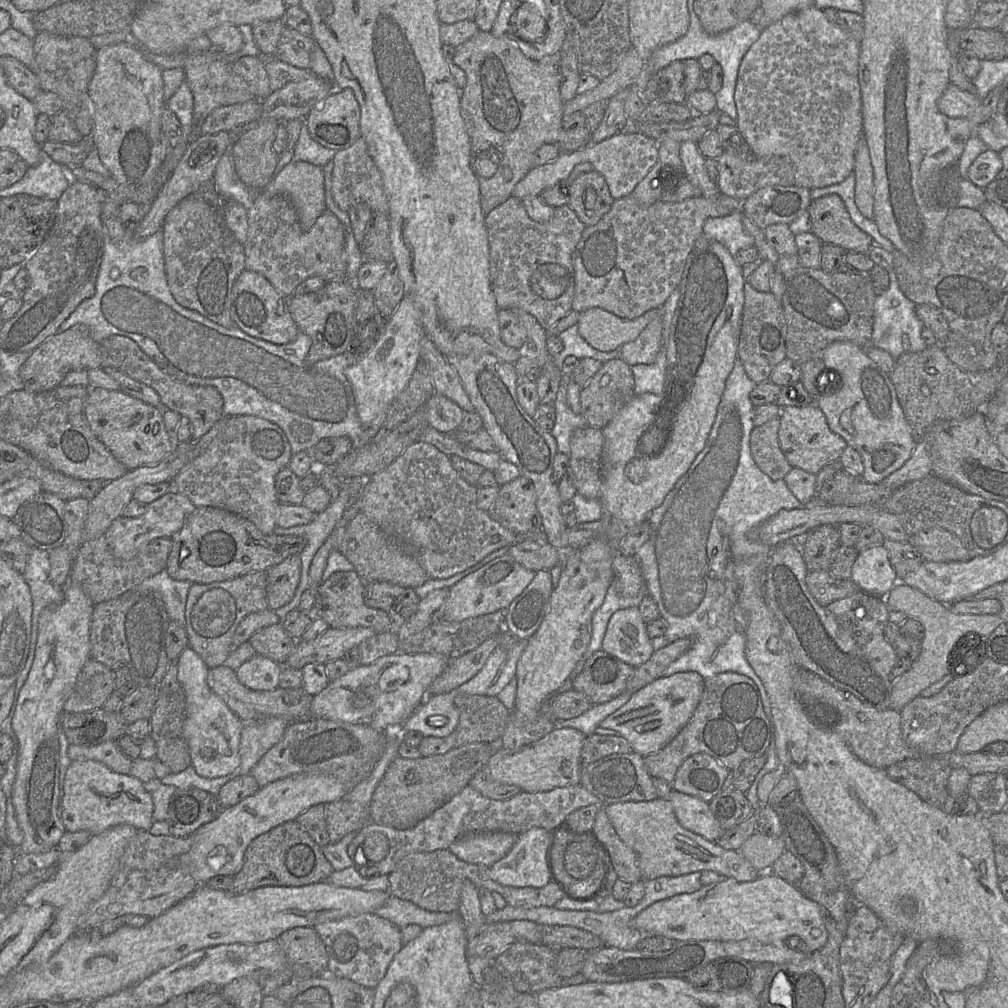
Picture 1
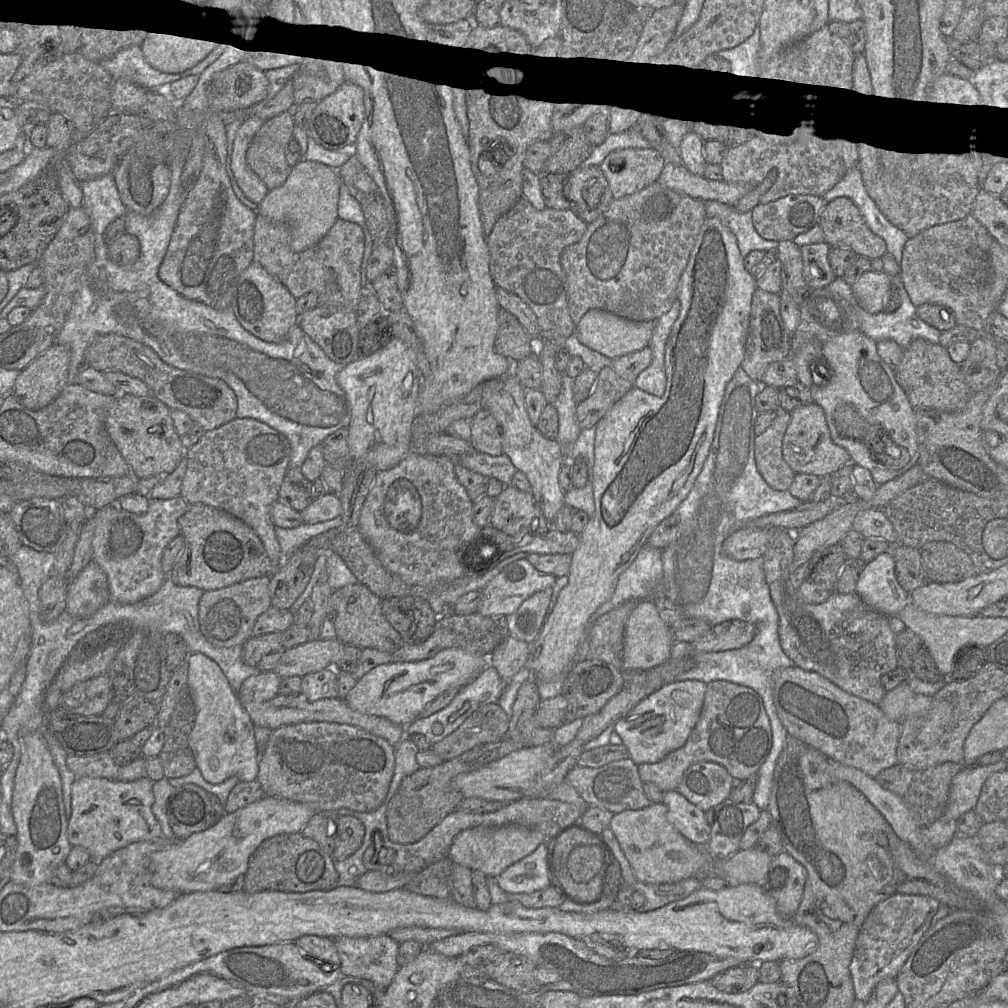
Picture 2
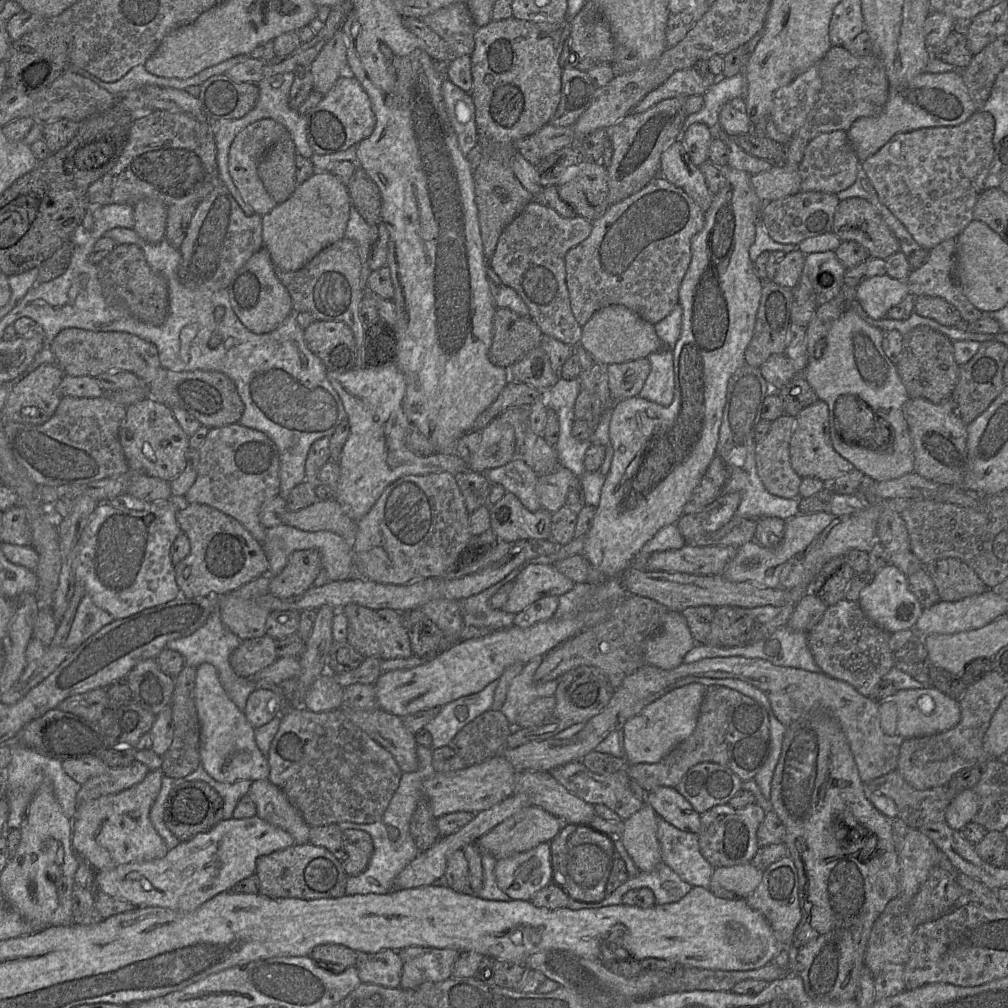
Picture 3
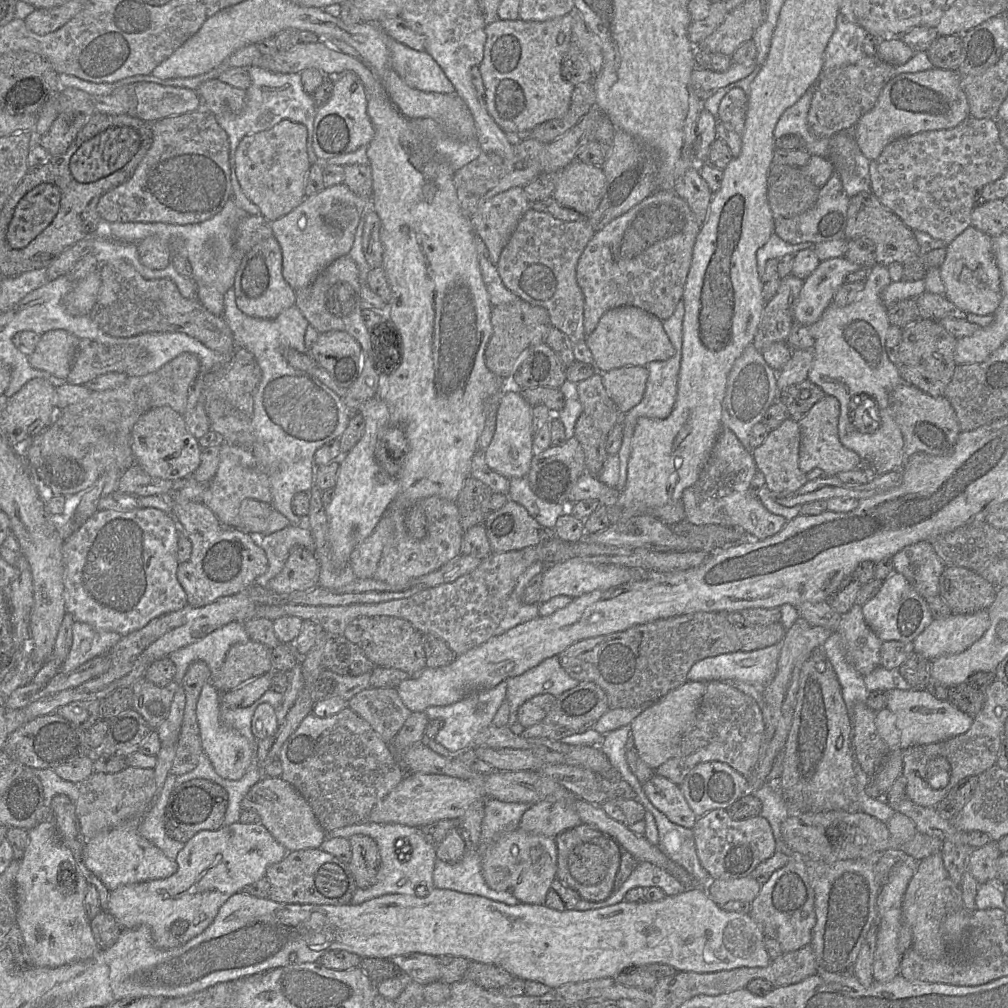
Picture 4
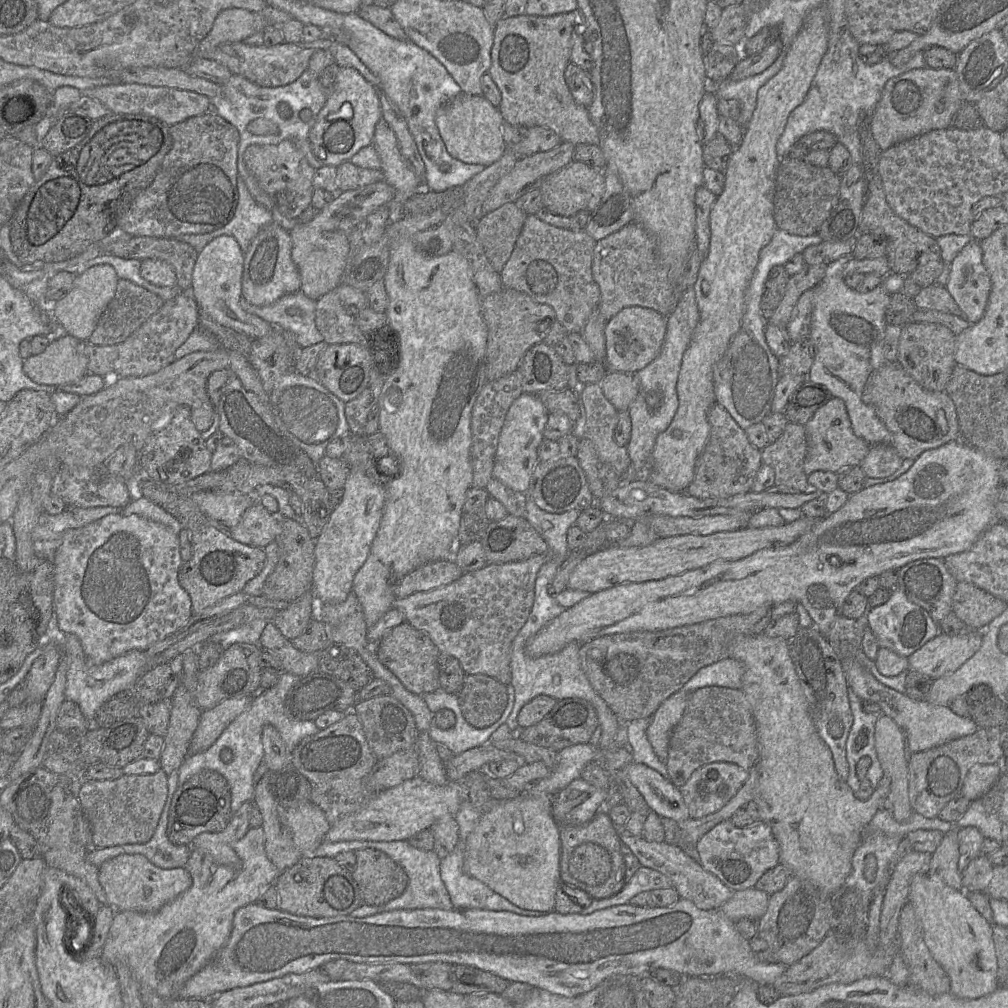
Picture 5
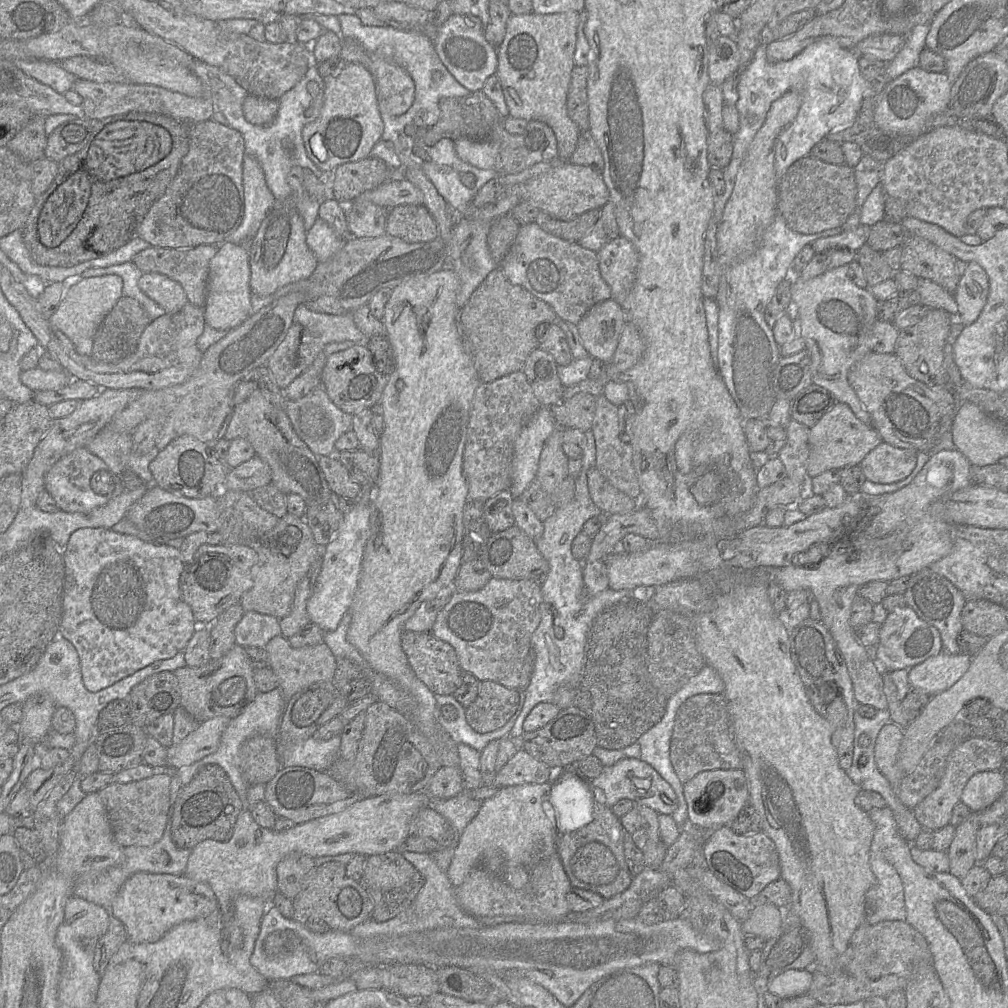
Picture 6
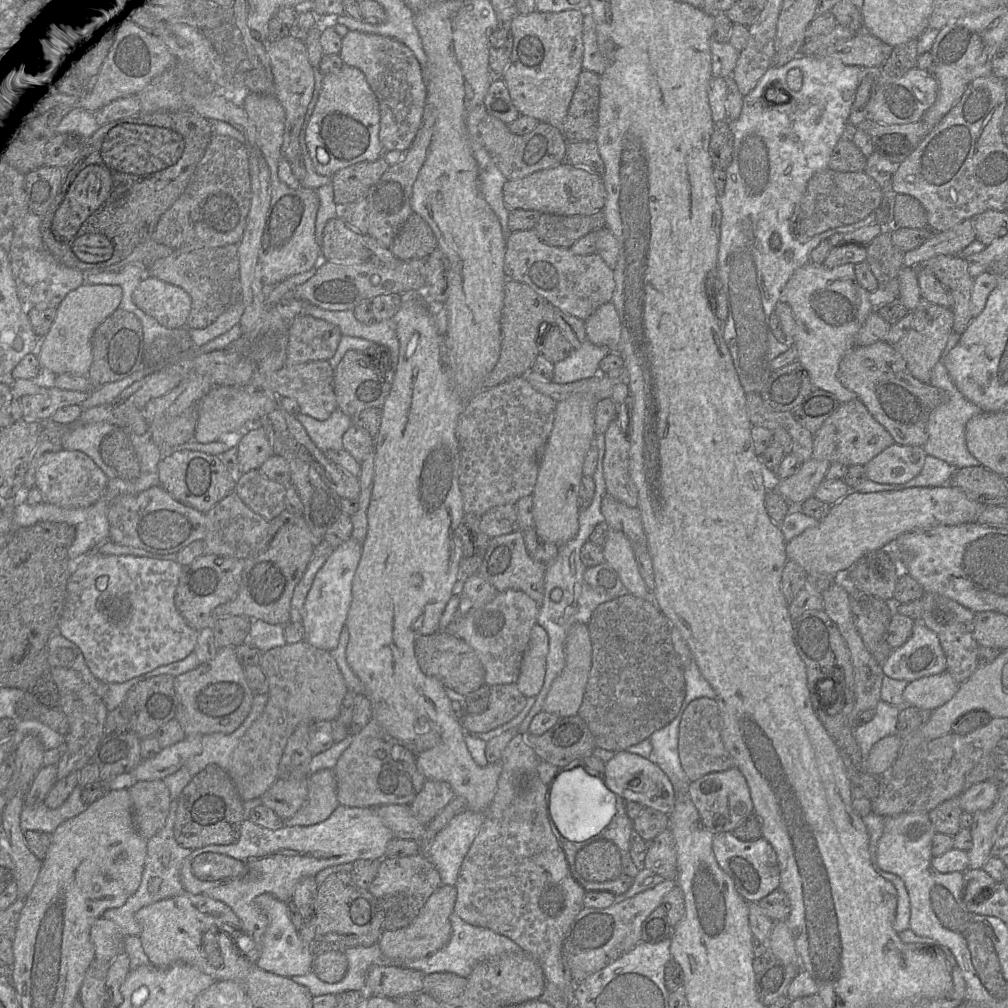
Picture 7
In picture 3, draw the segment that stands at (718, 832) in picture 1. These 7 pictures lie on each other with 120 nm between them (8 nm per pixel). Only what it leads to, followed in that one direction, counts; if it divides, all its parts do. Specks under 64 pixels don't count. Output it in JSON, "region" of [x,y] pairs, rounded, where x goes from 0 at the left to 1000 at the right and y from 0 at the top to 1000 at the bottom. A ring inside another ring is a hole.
{"region":[[[655,780],[645,784],[641,797],[654,811],[674,823],[693,826],[695,808],[670,782]]]}

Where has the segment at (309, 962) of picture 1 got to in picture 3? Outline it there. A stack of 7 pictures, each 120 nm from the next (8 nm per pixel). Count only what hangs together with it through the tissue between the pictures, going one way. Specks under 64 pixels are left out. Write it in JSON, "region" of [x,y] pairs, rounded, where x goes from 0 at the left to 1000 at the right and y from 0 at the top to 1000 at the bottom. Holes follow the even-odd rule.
{"region":[[[318,937],[313,938],[307,948],[318,960],[331,966],[342,960],[352,958],[354,944],[337,937]]]}

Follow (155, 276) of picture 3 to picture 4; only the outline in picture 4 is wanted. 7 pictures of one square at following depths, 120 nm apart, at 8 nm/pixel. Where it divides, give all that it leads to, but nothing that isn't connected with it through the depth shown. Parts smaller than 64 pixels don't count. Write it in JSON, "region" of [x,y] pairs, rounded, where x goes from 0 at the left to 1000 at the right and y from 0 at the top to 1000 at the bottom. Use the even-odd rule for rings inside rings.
{"region":[[[123,258],[100,262],[98,270],[100,282],[89,313],[103,330],[128,335],[140,330],[181,329],[211,347],[221,360],[234,349],[230,329],[221,315],[207,310],[196,298],[183,296],[171,278],[144,277]]]}

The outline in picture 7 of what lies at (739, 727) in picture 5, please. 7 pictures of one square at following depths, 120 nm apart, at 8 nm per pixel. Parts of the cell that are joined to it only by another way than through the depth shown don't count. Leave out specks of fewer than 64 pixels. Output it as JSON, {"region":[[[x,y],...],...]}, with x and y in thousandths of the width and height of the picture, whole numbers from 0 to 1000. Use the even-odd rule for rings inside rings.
{"region":[[[697,691],[683,698],[674,718],[673,747],[677,762],[686,776],[700,768],[729,761],[715,732],[714,707],[710,693]]]}

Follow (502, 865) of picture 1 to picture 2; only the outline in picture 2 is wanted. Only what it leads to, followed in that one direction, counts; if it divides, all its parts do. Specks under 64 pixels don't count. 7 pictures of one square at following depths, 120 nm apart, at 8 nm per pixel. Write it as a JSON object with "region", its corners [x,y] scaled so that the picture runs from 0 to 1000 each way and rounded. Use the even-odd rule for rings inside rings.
{"region":[[[537,836],[533,842],[502,861],[493,874],[502,886],[527,886],[545,880],[543,866],[544,836]]]}

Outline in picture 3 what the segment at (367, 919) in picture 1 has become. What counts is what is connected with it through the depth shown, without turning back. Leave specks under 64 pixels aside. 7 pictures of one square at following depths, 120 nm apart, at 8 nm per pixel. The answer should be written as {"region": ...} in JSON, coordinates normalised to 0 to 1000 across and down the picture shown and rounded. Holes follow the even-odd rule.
{"region":[[[382,941],[373,945],[355,945],[352,959],[359,975],[396,980],[400,955],[395,943]]]}

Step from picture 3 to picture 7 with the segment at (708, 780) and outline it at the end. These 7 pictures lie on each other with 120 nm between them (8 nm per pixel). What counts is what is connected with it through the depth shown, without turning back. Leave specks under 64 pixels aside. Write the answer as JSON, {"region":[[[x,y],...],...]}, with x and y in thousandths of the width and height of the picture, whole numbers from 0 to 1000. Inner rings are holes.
{"region":[[[731,761],[717,766],[703,767],[685,776],[683,786],[692,804],[697,819],[707,827],[727,825],[737,813],[748,808],[748,799],[742,778]]]}

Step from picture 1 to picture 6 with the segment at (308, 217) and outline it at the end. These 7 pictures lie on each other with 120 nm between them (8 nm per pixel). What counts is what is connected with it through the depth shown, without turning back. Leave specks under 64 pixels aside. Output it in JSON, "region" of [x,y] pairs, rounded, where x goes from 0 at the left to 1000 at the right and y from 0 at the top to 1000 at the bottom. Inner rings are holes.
{"region":[[[403,177],[384,179],[375,186],[359,191],[349,200],[361,201],[365,199],[384,207],[405,202],[421,203],[418,189]]]}

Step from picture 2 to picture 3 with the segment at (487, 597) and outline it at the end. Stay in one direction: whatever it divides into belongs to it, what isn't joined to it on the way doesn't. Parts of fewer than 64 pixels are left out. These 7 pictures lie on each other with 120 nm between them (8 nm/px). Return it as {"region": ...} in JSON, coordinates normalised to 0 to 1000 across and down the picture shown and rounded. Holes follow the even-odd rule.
{"region":[[[524,558],[519,561],[512,573],[504,595],[497,603],[513,609],[523,601],[542,591],[557,591],[566,586],[571,578],[555,567],[550,560]]]}

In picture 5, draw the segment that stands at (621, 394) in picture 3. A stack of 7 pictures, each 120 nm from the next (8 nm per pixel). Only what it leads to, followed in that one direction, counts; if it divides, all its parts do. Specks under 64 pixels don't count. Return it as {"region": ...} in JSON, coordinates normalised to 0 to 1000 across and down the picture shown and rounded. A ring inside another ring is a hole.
{"region":[[[602,369],[595,381],[600,394],[614,409],[623,407],[634,390],[632,376],[626,370]]]}

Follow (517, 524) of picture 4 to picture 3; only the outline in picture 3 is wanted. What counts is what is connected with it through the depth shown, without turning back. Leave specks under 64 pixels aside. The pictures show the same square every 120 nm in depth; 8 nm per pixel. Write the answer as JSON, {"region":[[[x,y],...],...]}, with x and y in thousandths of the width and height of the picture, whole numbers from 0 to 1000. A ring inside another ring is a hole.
{"region":[[[507,488],[486,502],[487,527],[505,539],[518,536],[547,534],[548,509],[541,504],[532,508],[525,507]]]}

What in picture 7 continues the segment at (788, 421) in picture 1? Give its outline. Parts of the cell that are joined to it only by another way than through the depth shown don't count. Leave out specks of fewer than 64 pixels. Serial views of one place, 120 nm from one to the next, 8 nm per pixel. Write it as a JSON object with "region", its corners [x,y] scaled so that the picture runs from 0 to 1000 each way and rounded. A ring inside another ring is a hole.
{"region":[[[846,396],[833,402],[807,432],[806,454],[839,462],[857,462],[887,439],[884,431],[866,415],[858,402],[852,396]]]}

